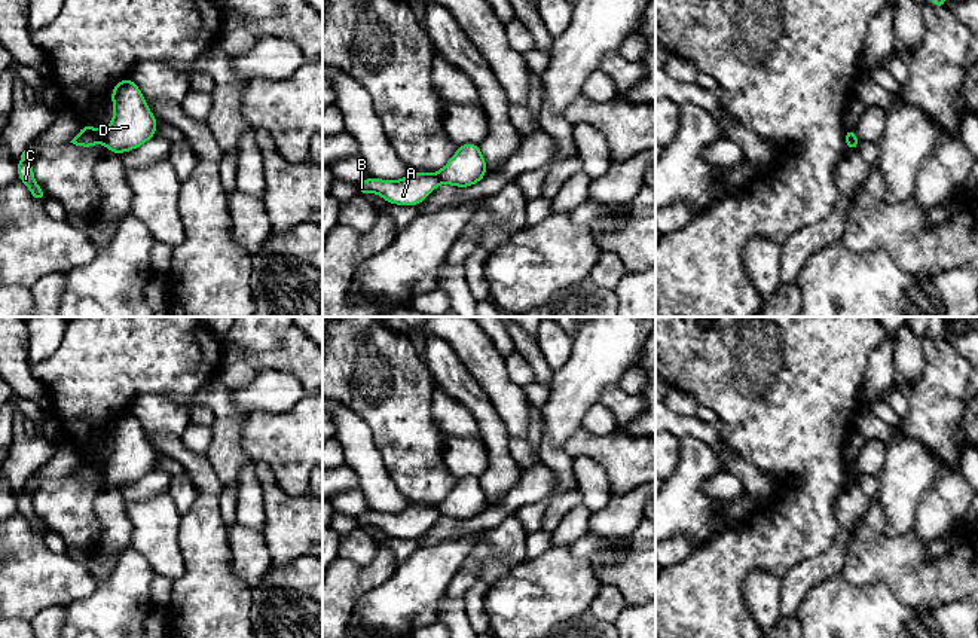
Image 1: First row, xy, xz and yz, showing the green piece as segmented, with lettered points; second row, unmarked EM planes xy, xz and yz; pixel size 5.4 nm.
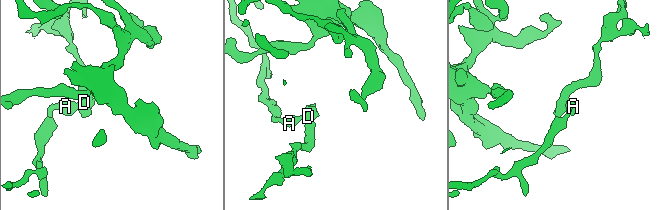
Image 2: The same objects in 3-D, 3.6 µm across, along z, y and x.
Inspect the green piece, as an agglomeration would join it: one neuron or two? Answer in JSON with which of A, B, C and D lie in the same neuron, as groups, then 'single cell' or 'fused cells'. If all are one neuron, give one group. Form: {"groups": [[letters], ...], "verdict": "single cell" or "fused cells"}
{"groups": [["A", "B", "C"], ["D"]], "verdict": "fused cells"}

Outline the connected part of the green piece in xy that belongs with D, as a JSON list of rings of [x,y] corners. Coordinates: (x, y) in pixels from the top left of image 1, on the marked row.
[[[129,77],[114,85],[111,103],[114,117],[104,128],[107,150],[120,155],[155,137],[159,120],[150,113],[140,88]]]

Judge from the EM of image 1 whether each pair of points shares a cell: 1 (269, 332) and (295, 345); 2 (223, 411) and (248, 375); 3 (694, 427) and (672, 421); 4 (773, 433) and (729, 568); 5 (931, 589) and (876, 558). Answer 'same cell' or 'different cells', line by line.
1: different cells
2: different cells
3: same cell
4: same cell
5: same cell

